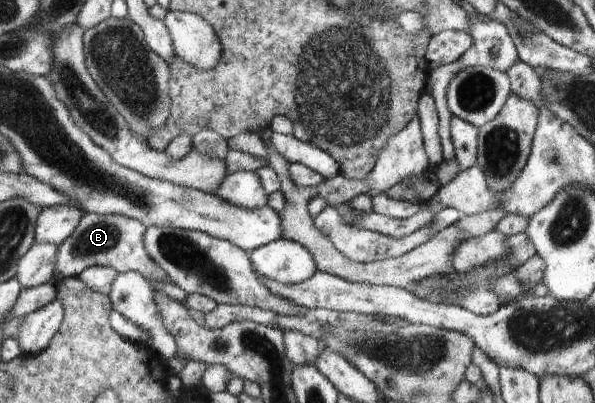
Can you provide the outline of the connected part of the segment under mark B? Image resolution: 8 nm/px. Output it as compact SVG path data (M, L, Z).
M85 212L74 233L59 245L56 273L58 281L67 277L78 277L92 266L104 266L119 272L135 271L147 282L169 282L167 273L150 259L144 247L146 228L138 220L116 214L93 214Z

